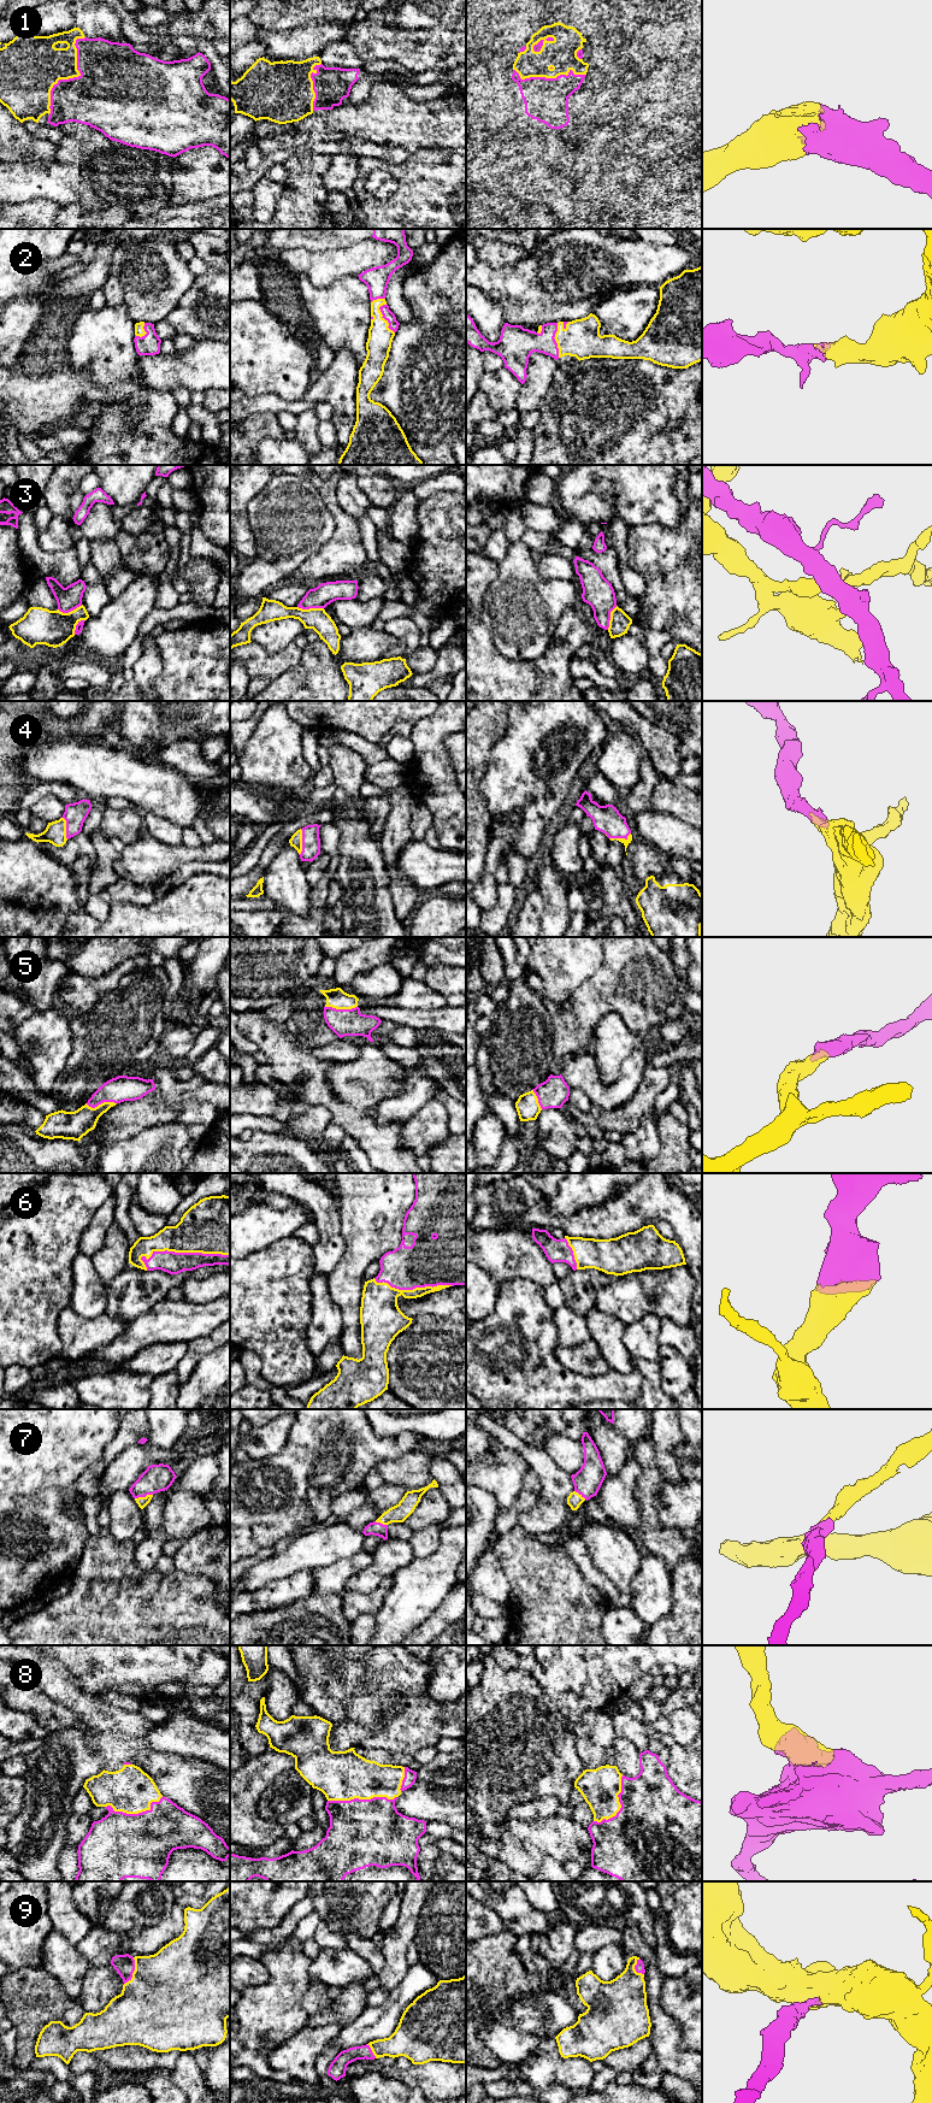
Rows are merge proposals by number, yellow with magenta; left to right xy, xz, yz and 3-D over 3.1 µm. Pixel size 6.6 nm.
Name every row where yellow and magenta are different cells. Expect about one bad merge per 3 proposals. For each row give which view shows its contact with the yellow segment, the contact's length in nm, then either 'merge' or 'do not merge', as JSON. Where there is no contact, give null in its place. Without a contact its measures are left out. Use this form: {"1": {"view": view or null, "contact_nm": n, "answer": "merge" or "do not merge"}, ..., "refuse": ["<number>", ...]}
{"1": {"view": "xy", "contact_nm": 550, "answer": "merge"}, "2": {"view": "xz", "contact_nm": 220, "answer": "merge"}, "3": {"view": "xz", "contact_nm": 180, "answer": "do not merge"}, "4": {"view": "xz", "contact_nm": 180, "answer": "merge"}, "5": {"view": "xz", "contact_nm": 220, "answer": "merge"}, "6": {"view": "xy", "contact_nm": 600, "answer": "merge"}, "7": {"view": "xy", "contact_nm": 120, "answer": "merge"}, "8": {"view": "xz", "contact_nm": 460, "answer": "merge"}, "9": {"view": "xy", "contact_nm": 200, "answer": "merge"}, "refuse": ["3"]}

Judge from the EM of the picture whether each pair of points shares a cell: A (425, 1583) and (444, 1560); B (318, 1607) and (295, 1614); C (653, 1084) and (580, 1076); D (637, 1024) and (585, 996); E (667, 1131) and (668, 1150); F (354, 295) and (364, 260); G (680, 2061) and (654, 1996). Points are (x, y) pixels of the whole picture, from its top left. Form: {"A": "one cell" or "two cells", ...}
{"A": "one cell", "B": "one cell", "C": "two cells", "D": "one cell", "E": "one cell", "F": "two cells", "G": "one cell"}

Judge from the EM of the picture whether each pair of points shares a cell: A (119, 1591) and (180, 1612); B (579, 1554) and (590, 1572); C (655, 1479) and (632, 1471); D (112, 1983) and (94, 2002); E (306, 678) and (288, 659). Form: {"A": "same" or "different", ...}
{"A": "same", "B": "same", "C": "different", "D": "same", "E": "different"}

